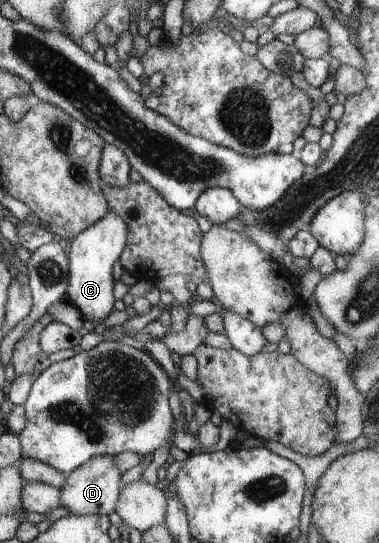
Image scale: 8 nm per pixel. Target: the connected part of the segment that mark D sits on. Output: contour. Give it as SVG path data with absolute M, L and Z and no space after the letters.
M95 456L94 459L88 460L82 467L67 475L61 496L62 506L67 508L70 514L79 516L86 514L109 516L118 508L122 473L123 471L118 469L115 456Z

